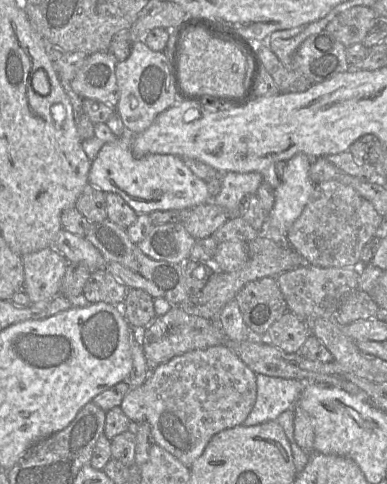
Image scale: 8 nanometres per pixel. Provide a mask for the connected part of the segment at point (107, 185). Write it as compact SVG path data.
M126 132L113 142L105 143L97 157L91 163L88 183L105 193L120 195L127 204L139 215L150 214L154 211L193 209L196 206L210 201L207 182L198 178L183 162L179 156L171 154L149 154L136 157L131 149L133 136Z

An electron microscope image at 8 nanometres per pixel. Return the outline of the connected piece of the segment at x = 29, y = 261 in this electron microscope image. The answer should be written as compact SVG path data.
M53 247L25 254L23 288L31 304L47 302L60 293L68 261Z

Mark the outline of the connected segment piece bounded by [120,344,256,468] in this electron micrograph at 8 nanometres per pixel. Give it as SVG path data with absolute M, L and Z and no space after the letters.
M223 344L191 350L160 364L150 371L141 386L129 389L120 408L133 423L147 422L151 427L154 443L190 468L215 434L243 424L253 409L255 400L256 373Z

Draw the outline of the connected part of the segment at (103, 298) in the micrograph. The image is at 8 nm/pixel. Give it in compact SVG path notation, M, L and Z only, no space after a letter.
M106 269L92 272L83 290L83 299L86 303L103 302L120 306L128 288Z

